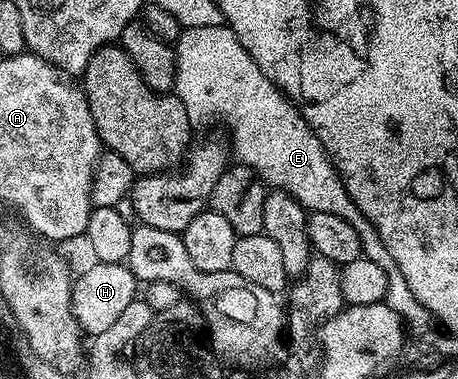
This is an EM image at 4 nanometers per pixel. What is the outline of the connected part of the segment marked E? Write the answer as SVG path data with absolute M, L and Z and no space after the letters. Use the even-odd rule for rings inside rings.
M229 26L187 27L182 30L181 36L177 38L175 44L173 91L177 99L183 101L183 109L187 109L187 117L194 128L205 127L208 123L225 122L225 127L229 130L230 140L228 139L228 142L231 144L232 154L240 166L249 167L258 179L264 181L270 188L288 191L289 195L295 197L295 201L299 201L299 205L305 208L306 212L335 213L335 217L343 217L343 221L347 221L347 225L355 225L355 233L359 233L362 256L375 261L375 265L379 265L379 269L383 269L383 274L387 276L387 293L383 300L385 304L391 309L395 309L395 313L399 313L402 324L414 336L427 333L434 326L433 315L421 304L419 297L415 297L415 293L411 293L403 273L399 273L399 265L395 265L395 257L391 257L391 253L387 253L387 249L383 245L383 237L379 237L375 225L371 225L371 221L367 221L367 217L363 217L363 213L355 205L355 201L351 201L339 173L334 169L329 155L323 149L323 145L311 129L311 125L307 125L299 108L285 96L285 93L280 91L265 76L263 69L259 69L259 65L255 65L251 53L247 53L247 49L243 49L239 37L235 37L235 33Z

